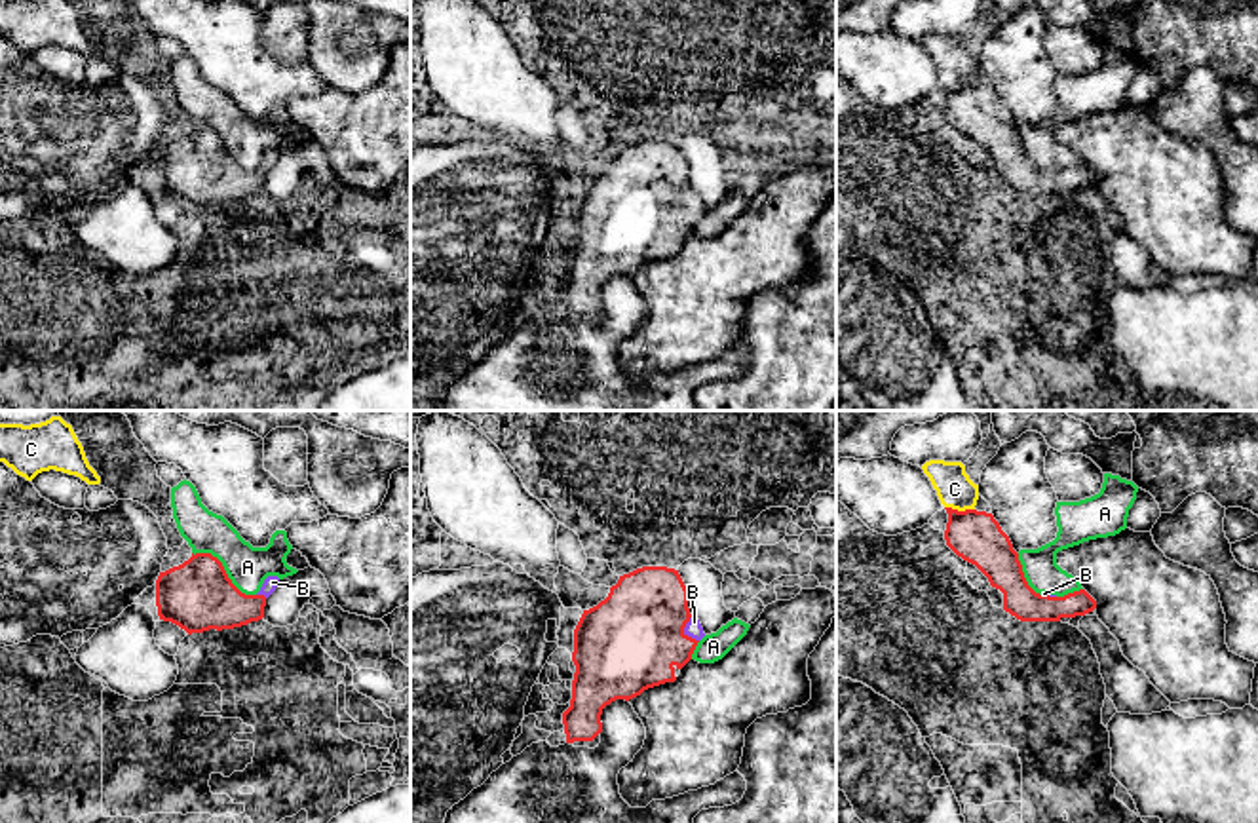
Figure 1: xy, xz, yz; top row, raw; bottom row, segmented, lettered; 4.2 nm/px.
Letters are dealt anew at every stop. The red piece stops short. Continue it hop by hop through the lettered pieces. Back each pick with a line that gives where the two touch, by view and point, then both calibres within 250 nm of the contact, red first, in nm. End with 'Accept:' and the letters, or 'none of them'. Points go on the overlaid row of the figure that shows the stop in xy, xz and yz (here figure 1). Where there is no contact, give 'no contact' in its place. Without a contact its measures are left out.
B: xz (683, 631) | 420/70 nm
Accept: B

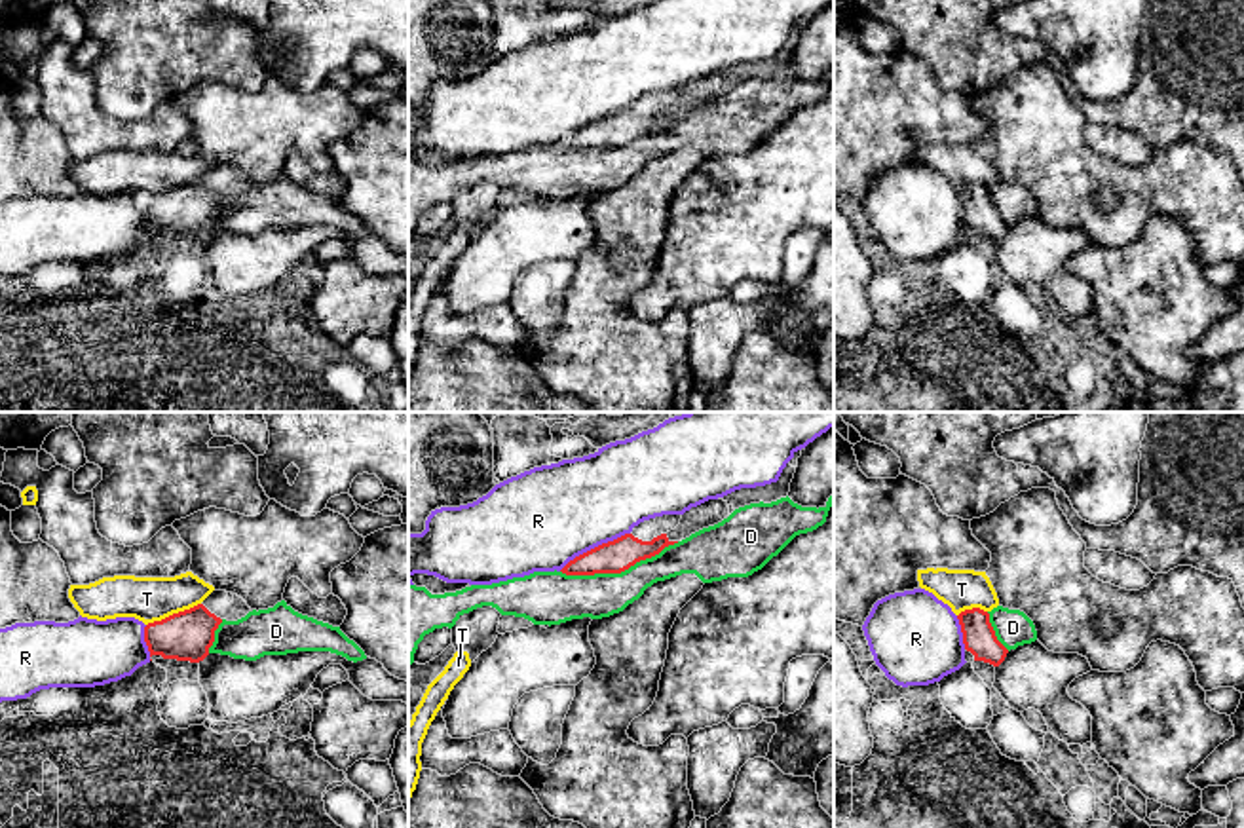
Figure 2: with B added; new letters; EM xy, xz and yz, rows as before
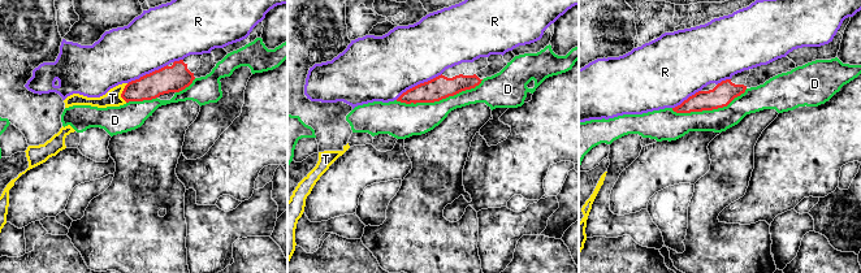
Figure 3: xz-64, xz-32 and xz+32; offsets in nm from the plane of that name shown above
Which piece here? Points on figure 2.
Accept: none of them

